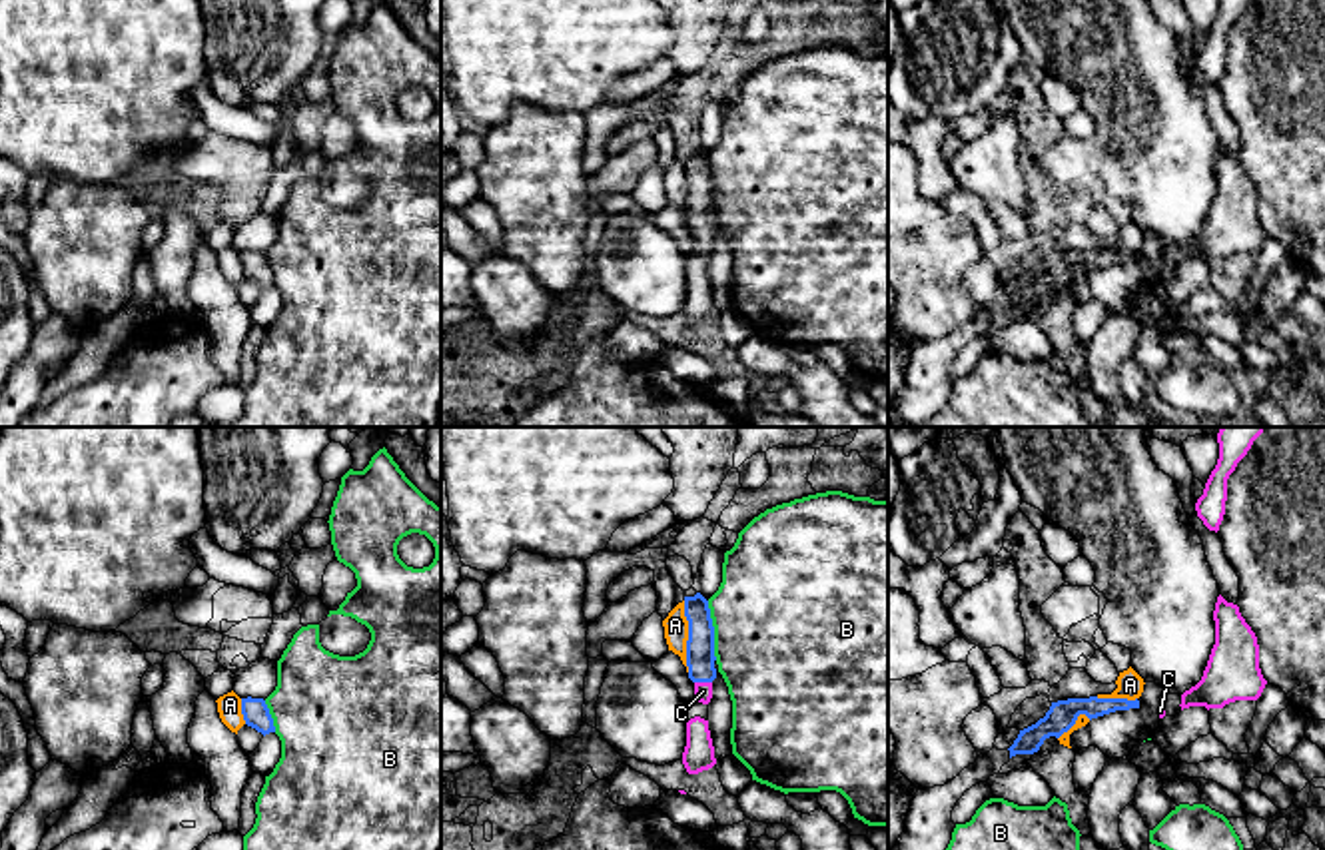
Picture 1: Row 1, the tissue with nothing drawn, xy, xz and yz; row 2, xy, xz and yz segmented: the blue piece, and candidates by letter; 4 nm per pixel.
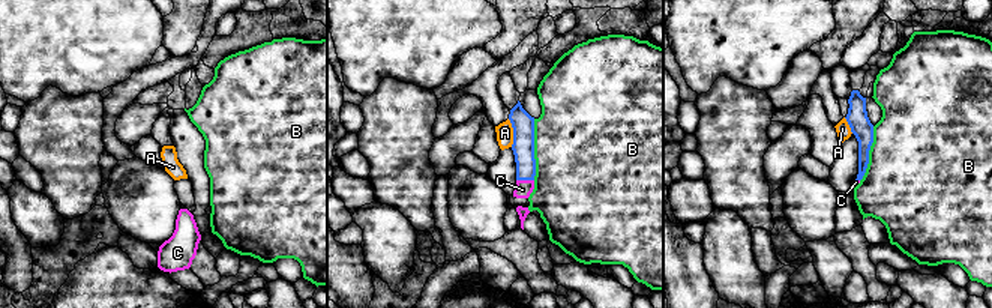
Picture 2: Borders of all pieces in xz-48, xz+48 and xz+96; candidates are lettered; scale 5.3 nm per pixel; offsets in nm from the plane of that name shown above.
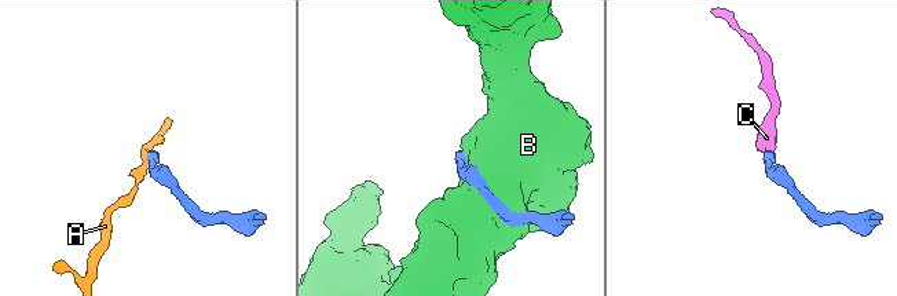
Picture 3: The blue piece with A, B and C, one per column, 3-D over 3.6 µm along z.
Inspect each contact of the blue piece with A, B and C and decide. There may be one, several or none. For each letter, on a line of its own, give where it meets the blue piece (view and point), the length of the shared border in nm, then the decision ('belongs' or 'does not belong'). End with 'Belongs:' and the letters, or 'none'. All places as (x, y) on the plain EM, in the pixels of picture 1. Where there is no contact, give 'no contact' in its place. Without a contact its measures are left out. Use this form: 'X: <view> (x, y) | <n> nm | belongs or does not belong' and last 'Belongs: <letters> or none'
A: xz (689, 190) | 280 nm | does not belong
B: xz (713, 184) | 240 nm | does not belong
C: xz (703, 234) | 70 nm | belongs
Belongs: C

